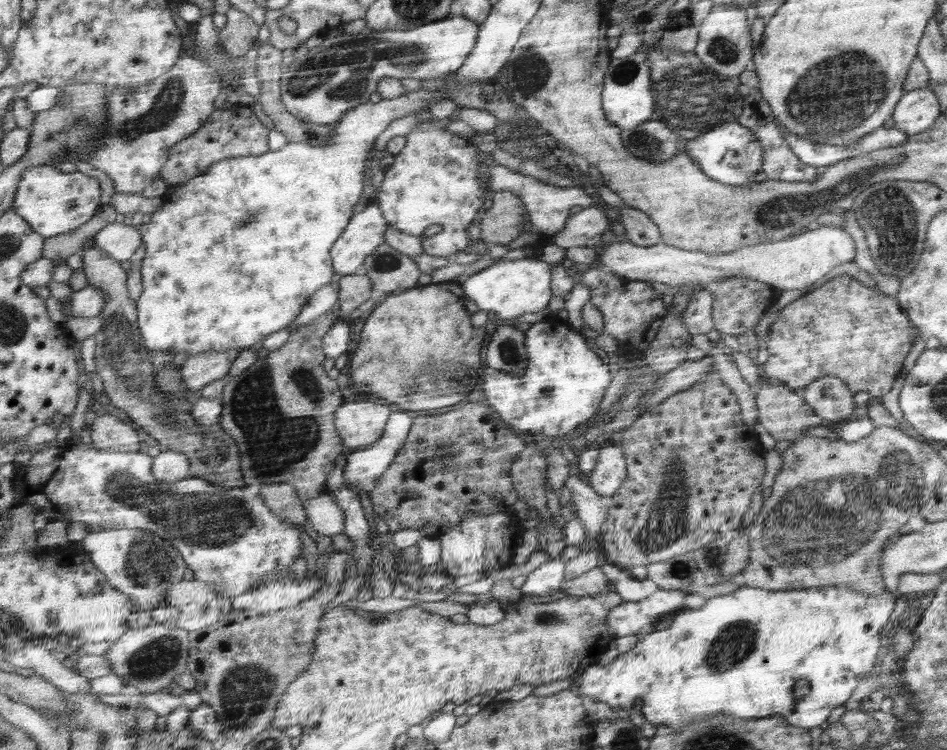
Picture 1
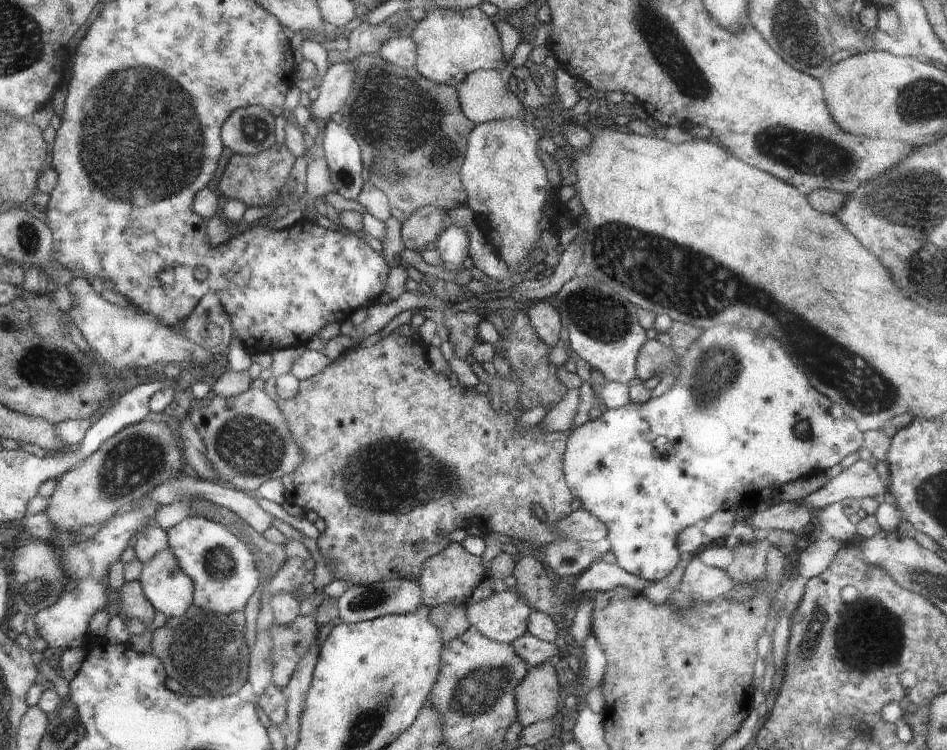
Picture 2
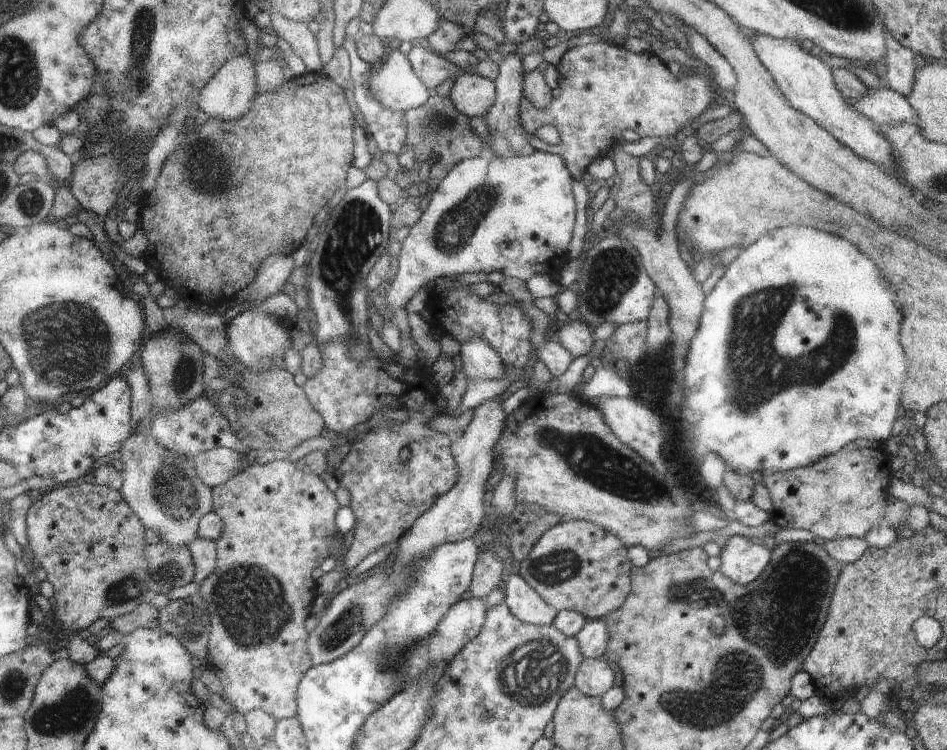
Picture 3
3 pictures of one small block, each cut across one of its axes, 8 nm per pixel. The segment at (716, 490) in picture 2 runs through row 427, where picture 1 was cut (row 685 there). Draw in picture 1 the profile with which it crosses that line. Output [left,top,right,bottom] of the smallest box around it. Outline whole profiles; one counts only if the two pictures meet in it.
[573,586,896,729]

